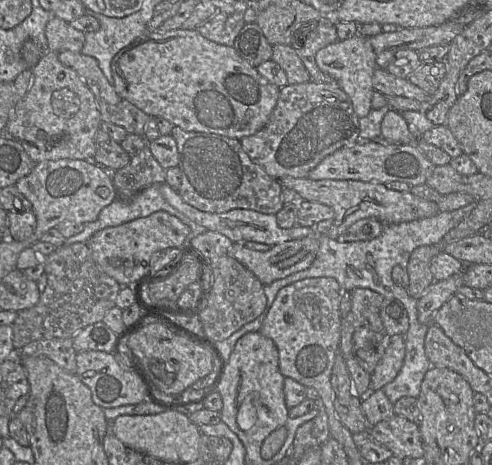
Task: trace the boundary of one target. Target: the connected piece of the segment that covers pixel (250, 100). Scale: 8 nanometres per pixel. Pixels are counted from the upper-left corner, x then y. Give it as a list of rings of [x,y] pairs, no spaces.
[[[195,30],[150,33],[121,49],[112,60],[111,71],[117,94],[150,118],[164,118],[185,131],[218,134],[238,140],[257,133],[266,125],[280,94],[280,88],[261,76],[233,46],[210,41]]]

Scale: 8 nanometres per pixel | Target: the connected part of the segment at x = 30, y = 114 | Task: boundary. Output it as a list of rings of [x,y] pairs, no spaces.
[[[49,50],[39,63],[30,69],[32,71],[31,86],[26,95],[13,108],[5,128],[14,140],[21,143],[35,163],[63,158],[90,160],[94,157],[96,150],[95,135],[102,120],[95,97],[80,76],[60,62],[59,53]]]

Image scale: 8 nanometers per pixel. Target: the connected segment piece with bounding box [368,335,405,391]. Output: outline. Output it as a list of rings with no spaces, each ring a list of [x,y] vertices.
[[[402,335],[388,337],[388,345],[372,374],[368,389],[378,391],[390,383],[402,368],[405,356],[405,340]]]

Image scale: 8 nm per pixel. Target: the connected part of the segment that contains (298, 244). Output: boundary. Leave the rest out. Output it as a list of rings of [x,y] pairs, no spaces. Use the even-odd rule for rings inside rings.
[[[306,237],[274,245],[268,251],[251,250],[235,242],[227,255],[250,270],[263,285],[268,285],[311,266],[318,250],[318,240]]]

